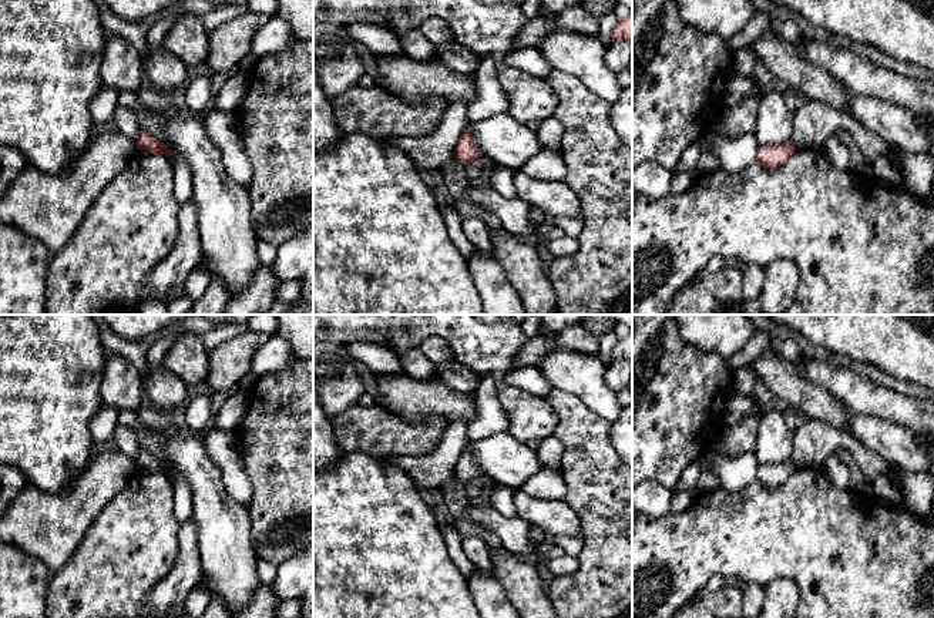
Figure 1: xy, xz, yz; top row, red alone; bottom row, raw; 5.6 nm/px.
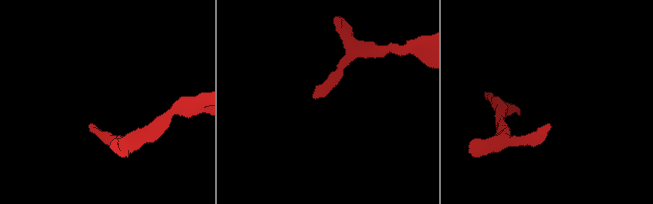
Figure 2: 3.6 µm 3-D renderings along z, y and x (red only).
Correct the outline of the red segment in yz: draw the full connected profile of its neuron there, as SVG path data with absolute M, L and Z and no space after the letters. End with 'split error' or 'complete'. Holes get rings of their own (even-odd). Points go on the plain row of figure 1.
M792 459L775 464L762 464L756 473L756 480L766 487L775 488L785 484L796 470L796 463Z; complete

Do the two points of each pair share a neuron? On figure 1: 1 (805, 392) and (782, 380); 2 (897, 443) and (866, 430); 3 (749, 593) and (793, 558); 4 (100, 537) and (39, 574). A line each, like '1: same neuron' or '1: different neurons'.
1: same neuron
2: same neuron
3: different neurons
4: different neurons

